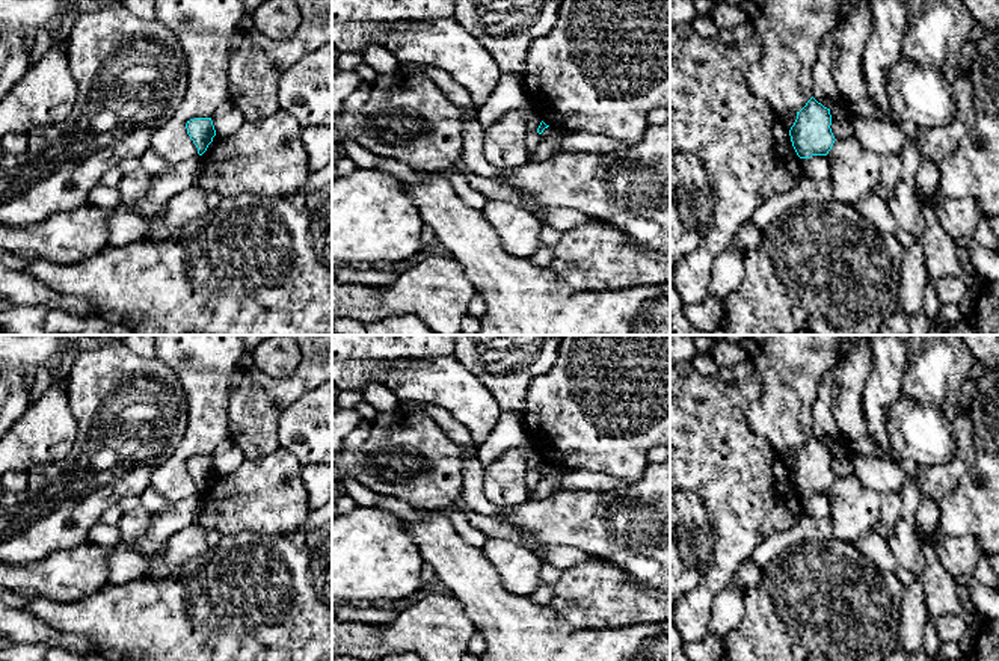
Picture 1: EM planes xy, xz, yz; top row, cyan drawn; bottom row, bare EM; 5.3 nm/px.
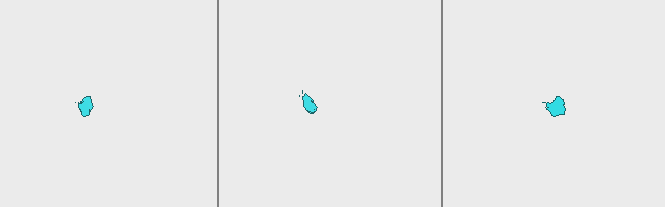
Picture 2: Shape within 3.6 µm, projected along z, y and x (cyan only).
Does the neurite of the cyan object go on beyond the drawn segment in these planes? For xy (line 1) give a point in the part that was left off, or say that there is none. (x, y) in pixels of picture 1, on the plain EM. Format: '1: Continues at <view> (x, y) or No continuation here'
1: No continuation here

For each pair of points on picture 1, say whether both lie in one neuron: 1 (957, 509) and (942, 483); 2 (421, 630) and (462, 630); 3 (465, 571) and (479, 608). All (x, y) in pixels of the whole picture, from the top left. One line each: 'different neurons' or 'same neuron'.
1: different neurons
2: same neuron
3: same neuron

